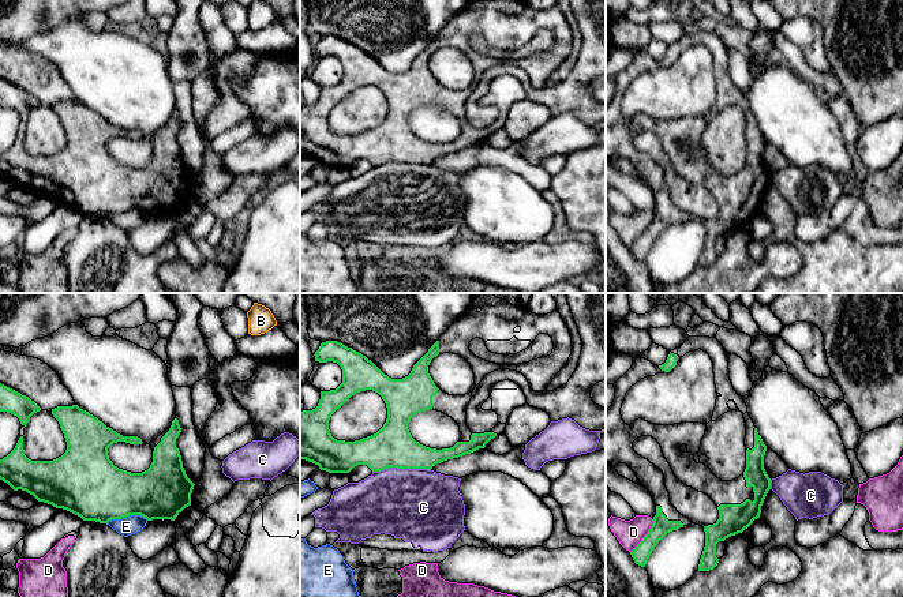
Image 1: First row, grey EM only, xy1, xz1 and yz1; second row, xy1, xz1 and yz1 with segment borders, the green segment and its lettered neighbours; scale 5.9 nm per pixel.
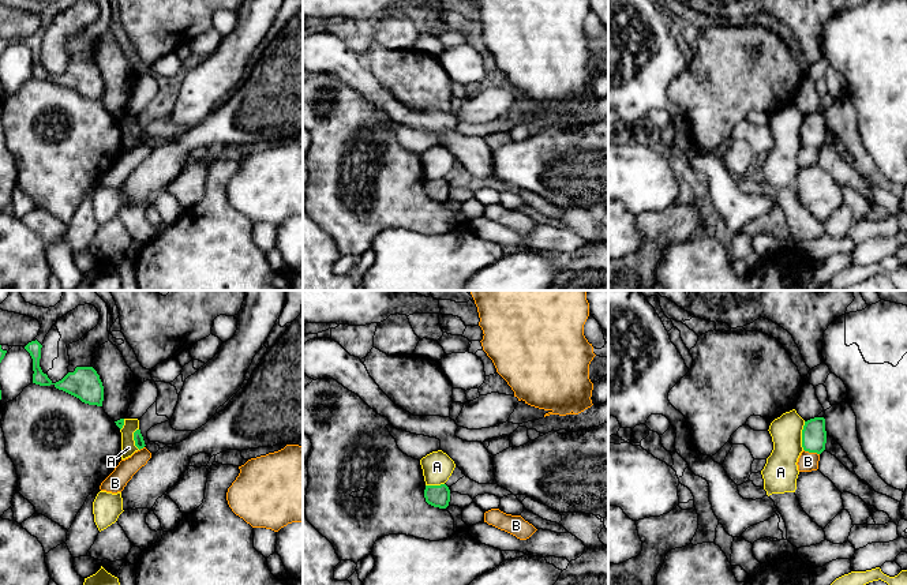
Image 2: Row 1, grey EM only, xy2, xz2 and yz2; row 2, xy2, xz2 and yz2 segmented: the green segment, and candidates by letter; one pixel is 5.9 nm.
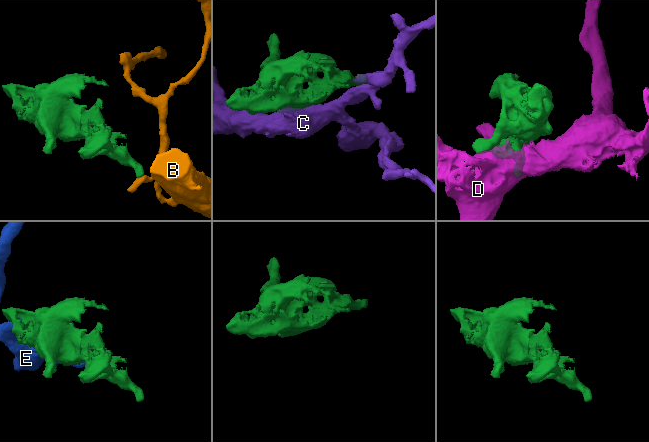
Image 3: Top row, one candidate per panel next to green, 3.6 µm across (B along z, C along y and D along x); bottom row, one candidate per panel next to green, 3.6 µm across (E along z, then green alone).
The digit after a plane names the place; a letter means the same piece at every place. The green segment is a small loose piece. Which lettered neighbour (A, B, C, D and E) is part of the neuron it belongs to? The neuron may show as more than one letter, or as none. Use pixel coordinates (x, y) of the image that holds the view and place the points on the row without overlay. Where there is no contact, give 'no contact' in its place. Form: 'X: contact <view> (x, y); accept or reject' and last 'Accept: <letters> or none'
A: contact yz2 (802, 130); reject
B: contact yz2 (812, 146); reject
C: contact xz1 (401, 162); reject
D: contact yz1 (645, 231); reject
E: contact xy1 (127, 210); reject
Accept: none

